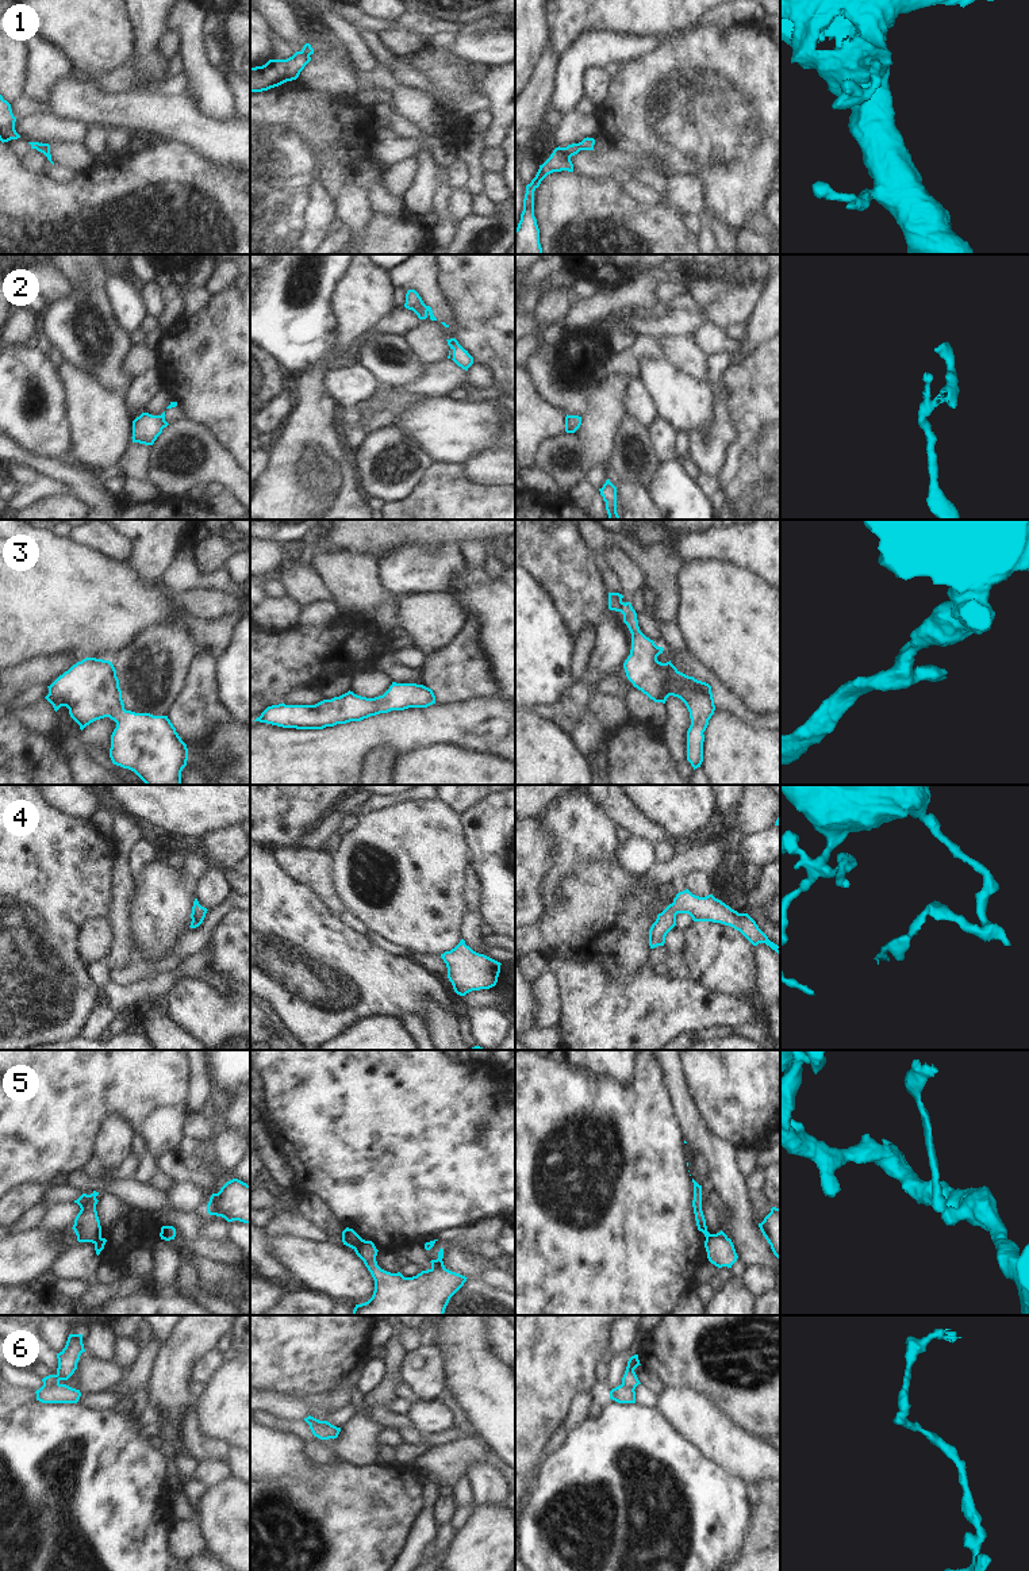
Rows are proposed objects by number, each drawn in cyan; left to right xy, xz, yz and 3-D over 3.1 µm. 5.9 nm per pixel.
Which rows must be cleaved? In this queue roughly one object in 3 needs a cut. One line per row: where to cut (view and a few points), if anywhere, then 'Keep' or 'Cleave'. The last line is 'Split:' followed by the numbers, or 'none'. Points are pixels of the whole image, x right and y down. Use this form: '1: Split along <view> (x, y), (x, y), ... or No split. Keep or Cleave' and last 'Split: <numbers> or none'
1: No split. Keep
2: Split along xy (161, 414), (164, 426). Cleave
3: No split. Keep
4: No split. Keep
5: Split along xz (364, 1240), (354, 1250). Cleave
6: Split along xy (58, 1383), (43, 1386). Cleave
Split: 2, 5, 6

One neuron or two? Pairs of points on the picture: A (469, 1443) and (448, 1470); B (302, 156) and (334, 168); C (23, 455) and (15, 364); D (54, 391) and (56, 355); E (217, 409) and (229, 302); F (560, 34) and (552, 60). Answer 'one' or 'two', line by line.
A: one
B: two
C: two
D: two
E: one
F: two

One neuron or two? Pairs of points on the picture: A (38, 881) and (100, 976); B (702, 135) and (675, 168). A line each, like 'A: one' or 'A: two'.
A: two
B: one

